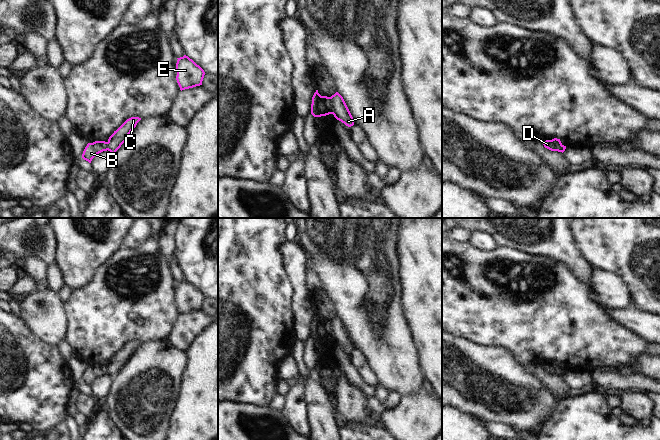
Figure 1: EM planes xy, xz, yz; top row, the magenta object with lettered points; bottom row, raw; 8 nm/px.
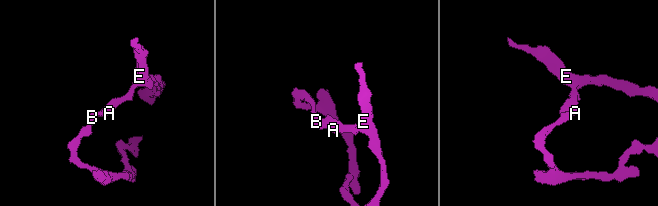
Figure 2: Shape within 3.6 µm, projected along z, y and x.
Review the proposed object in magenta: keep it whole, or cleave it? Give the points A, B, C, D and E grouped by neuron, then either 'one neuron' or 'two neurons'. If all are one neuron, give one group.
A C D E / B | two neurons

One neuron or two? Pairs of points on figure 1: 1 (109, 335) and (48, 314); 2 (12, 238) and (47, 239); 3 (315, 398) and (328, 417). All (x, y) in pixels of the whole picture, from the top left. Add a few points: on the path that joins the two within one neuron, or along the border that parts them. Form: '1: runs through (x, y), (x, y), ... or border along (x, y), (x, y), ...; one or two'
1: border along (63, 302), (68, 317), (66, 338); two
2: runs through (21, 238), (38, 238); one
3: runs through (320, 403), (323, 412); one

